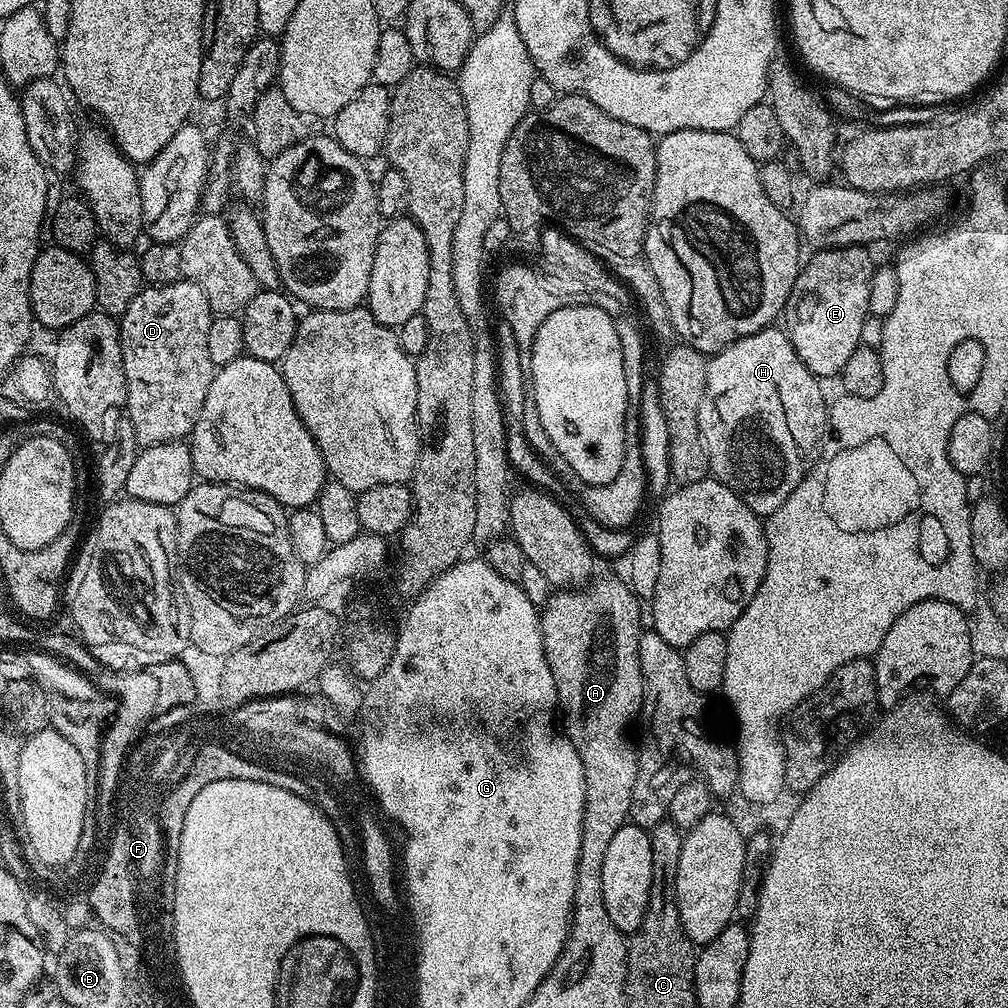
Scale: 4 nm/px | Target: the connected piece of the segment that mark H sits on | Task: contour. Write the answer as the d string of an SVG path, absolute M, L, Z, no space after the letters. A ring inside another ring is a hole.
M769 326L763 328L761 332L743 336L741 340L727 344L722 351L715 353L709 359L706 370L706 394L702 398L702 406L698 410L698 426L706 446L711 475L726 486L730 486L730 490L734 490L734 494L738 494L742 498L742 502L746 502L746 506L750 506L750 510L754 510L756 515L761 518L772 516L778 510L778 506L782 506L786 502L786 498L790 498L790 494L796 489L798 482L802 482L804 475L812 471L816 461L820 459L821 444L826 436L824 428L829 427L830 404L827 399L824 401L824 392L820 389L821 381L804 365L802 358L798 358L792 345L791 335L785 329L783 332L782 329L776 327Z

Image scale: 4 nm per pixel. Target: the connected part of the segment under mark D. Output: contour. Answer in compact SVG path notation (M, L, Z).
M186 279L175 280L172 284L153 284L141 287L139 294L126 306L124 315L119 317L120 345L126 378L126 419L134 426L134 438L140 448L158 446L175 440L191 437L210 390L210 382L216 375L216 365L210 362L206 347L210 322L214 313L202 286Z

